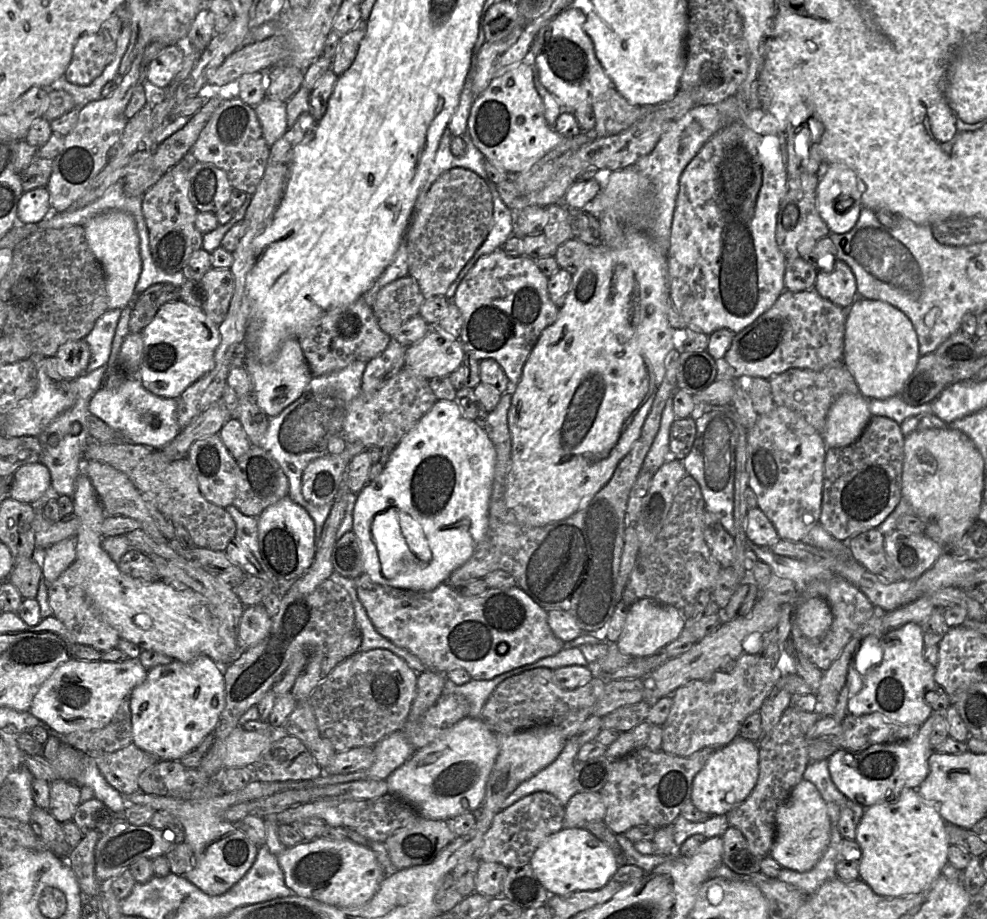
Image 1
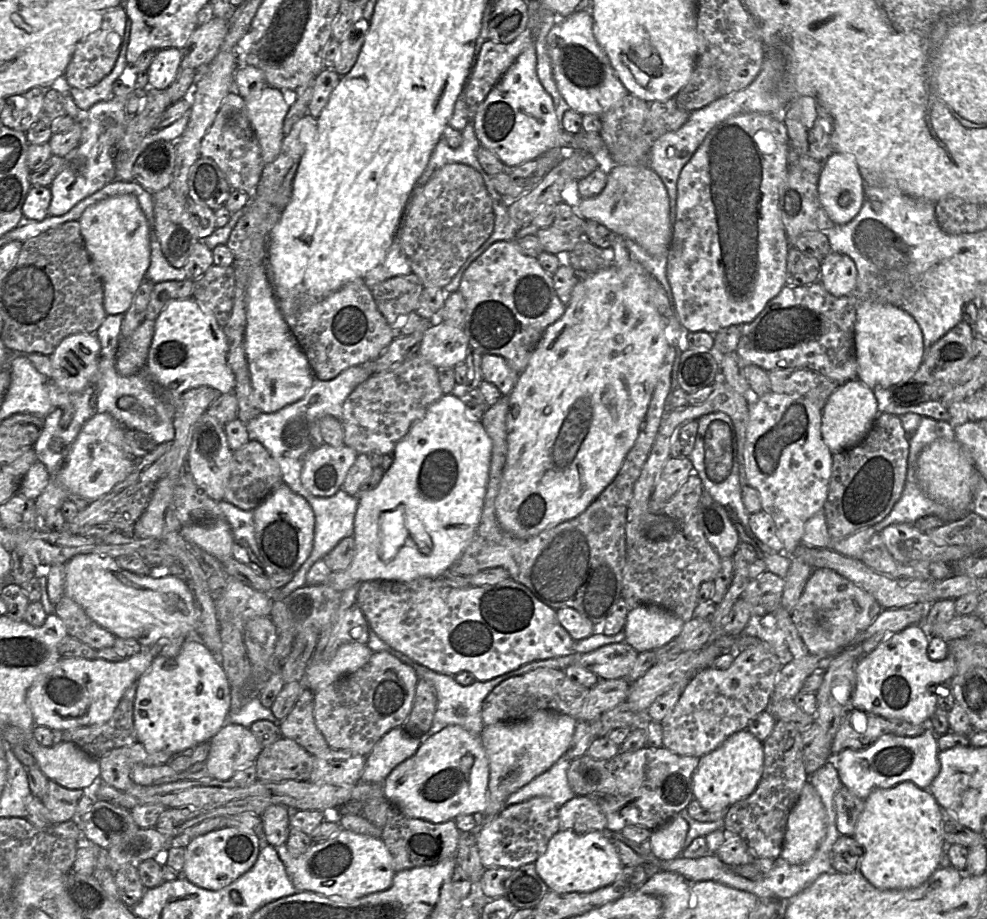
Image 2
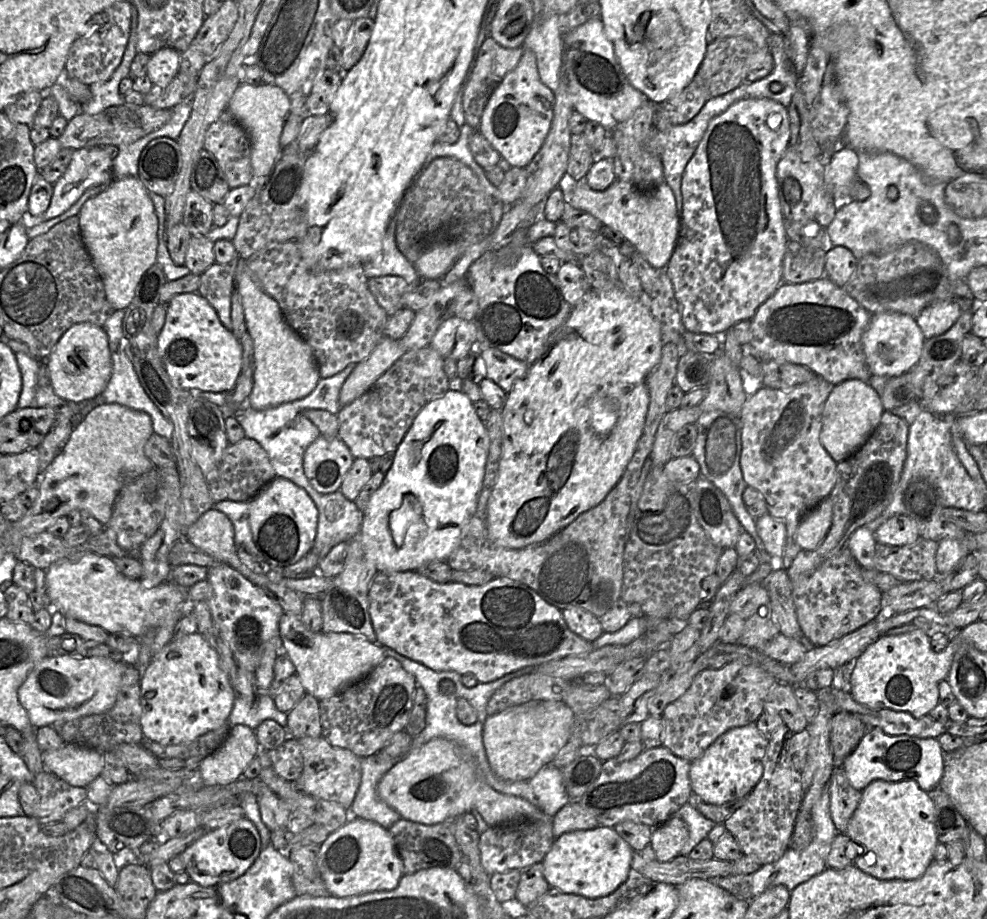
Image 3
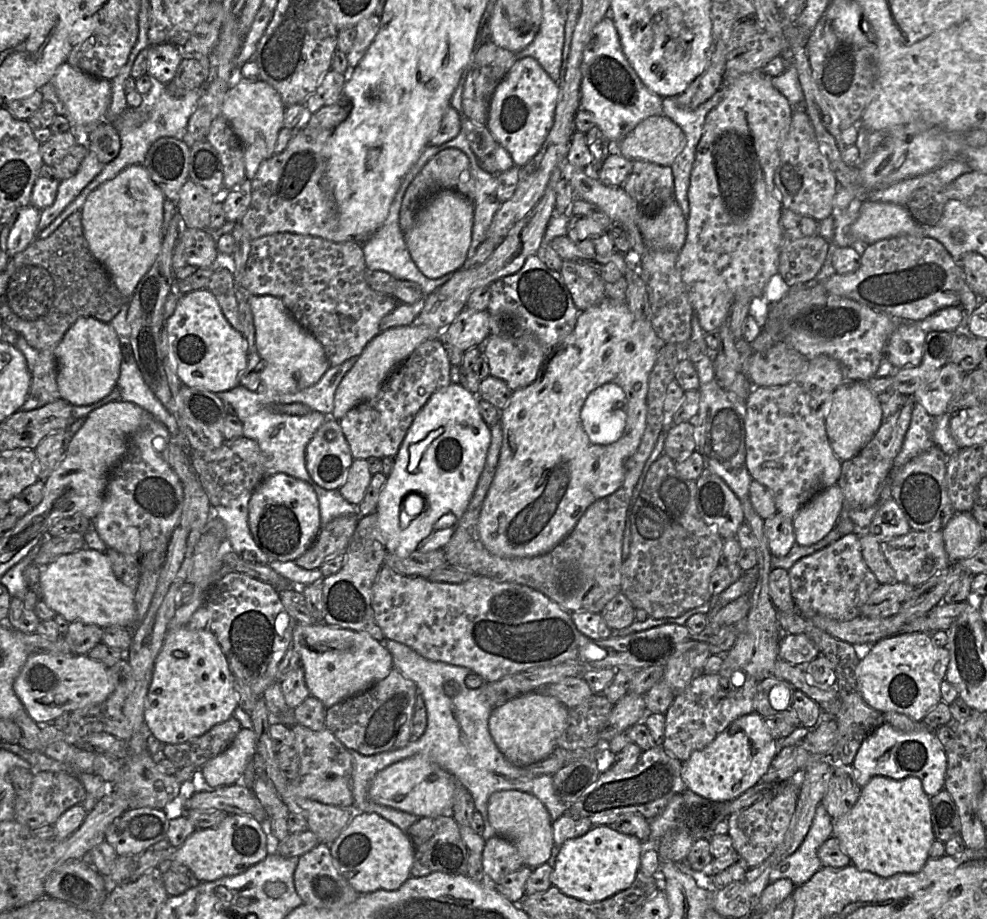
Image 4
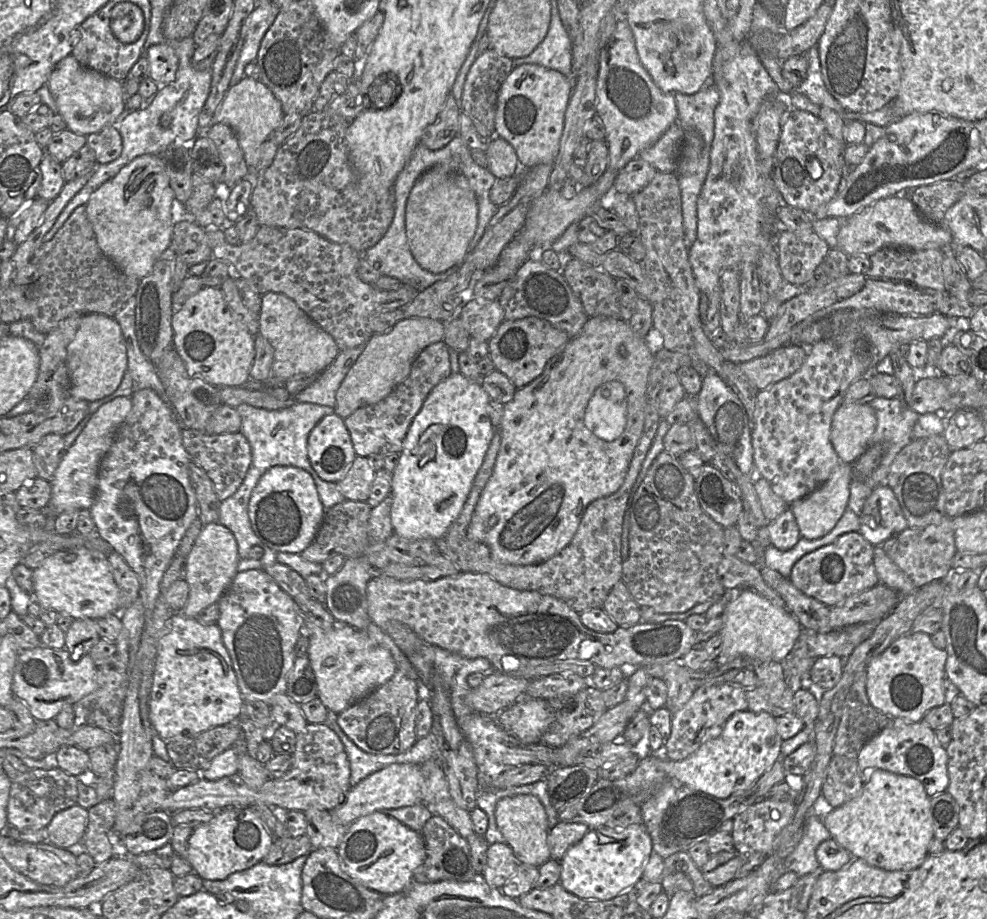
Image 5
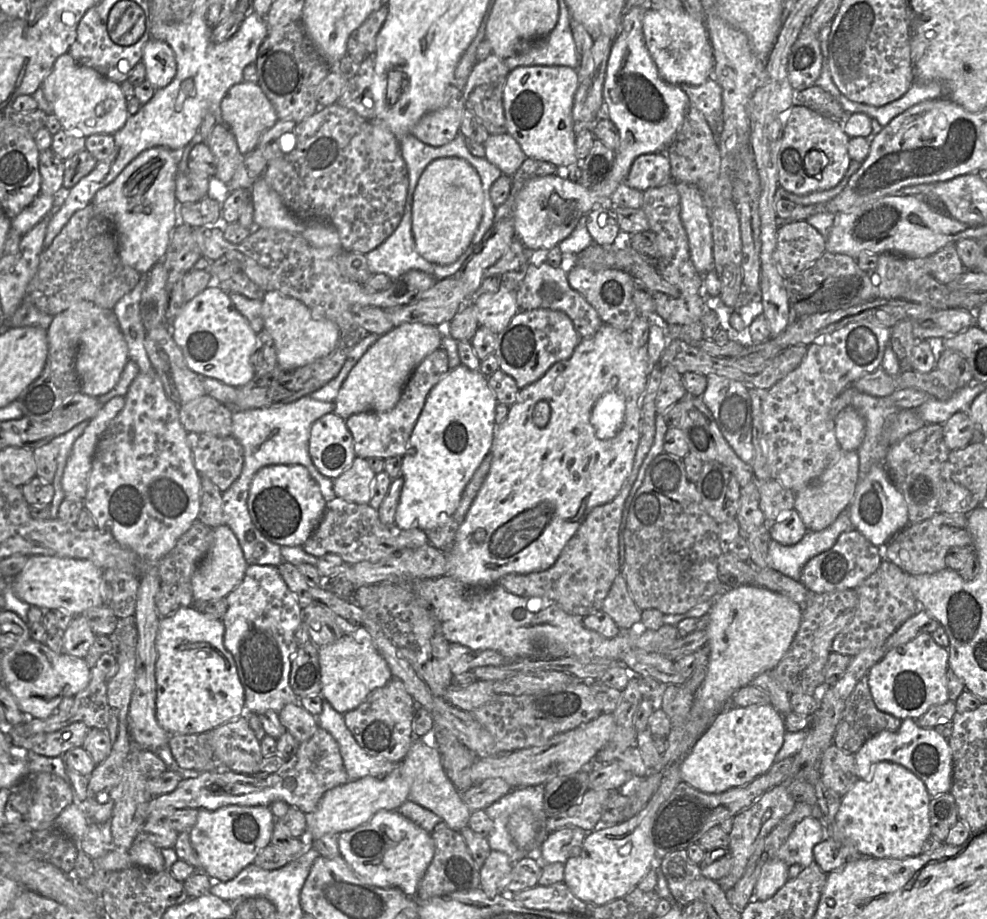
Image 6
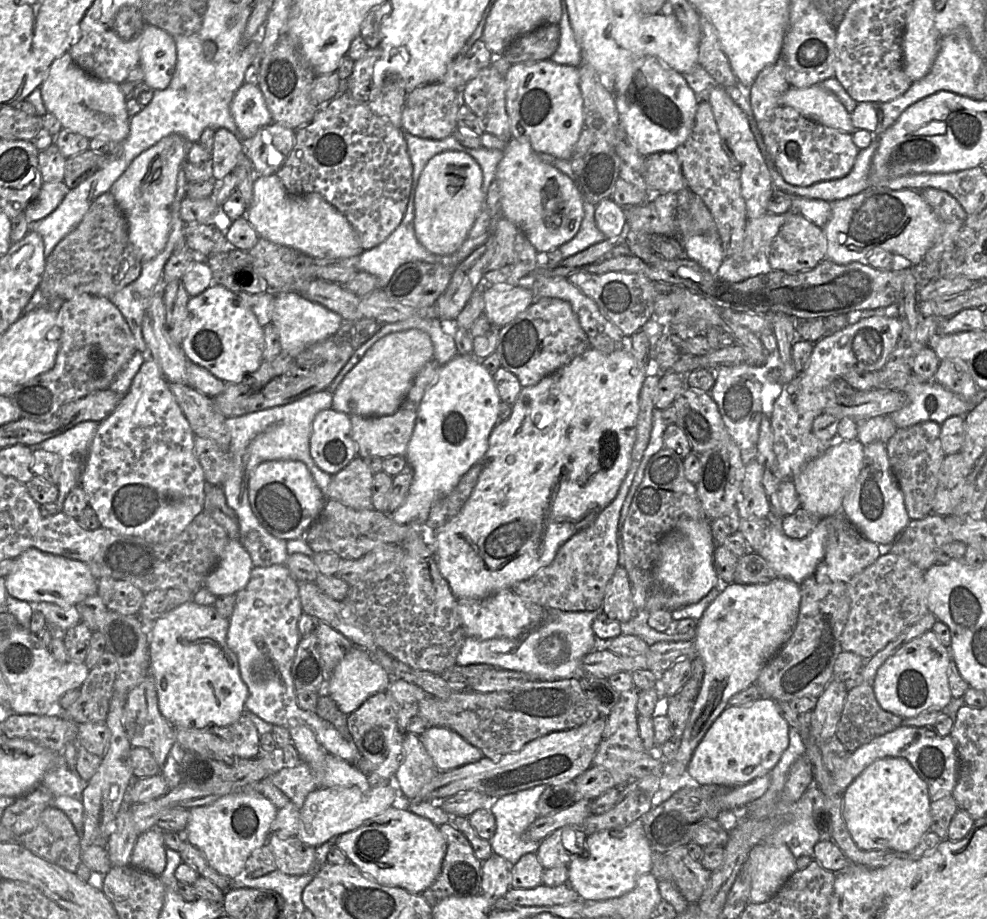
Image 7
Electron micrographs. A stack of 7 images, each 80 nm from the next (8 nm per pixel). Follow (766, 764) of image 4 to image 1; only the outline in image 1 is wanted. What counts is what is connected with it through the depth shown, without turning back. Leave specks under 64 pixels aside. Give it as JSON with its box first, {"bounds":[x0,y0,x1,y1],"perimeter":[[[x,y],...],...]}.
{"bounds":[691,737,759,815],"perimeter":[[[743,737],[735,738],[724,747],[719,747],[706,761],[692,782],[691,801],[700,811],[714,815],[726,815],[741,805],[754,789],[759,774],[759,746],[757,742]]]}

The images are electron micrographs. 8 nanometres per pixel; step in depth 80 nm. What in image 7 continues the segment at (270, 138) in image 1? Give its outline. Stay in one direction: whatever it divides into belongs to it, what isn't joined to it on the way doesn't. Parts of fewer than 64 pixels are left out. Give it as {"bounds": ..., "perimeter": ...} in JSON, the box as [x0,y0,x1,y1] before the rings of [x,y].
{"bounds":[230,83,273,141],"perimeter":[[[244,83],[232,99],[230,112],[243,141],[251,139],[260,127],[273,122],[258,84]]]}

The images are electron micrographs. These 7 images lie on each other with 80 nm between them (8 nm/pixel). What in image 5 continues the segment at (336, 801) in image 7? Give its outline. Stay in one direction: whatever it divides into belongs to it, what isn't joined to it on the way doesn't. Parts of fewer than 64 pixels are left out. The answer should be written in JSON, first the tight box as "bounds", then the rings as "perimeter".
{"bounds":[330,764,422,826],"perimeter":[[[391,764],[351,787],[345,801],[330,812],[336,822],[349,826],[357,819],[374,812],[422,804],[422,786],[420,765]]]}

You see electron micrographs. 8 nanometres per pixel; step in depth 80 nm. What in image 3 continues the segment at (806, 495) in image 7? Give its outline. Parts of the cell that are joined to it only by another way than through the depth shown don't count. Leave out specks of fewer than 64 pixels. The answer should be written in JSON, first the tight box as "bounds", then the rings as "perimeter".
{"bounds":[796,497,833,550],"perimeter":[[[827,497],[802,519],[796,532],[796,543],[802,550],[818,548],[826,538],[832,520],[833,504]]]}

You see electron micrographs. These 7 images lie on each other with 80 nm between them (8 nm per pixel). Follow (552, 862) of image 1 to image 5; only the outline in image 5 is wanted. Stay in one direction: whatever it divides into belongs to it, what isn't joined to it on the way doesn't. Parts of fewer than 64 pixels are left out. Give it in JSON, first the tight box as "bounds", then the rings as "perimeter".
{"bounds":[559,823,652,900],"perimeter":[[[644,823],[627,827],[604,824],[589,829],[579,842],[568,848],[560,860],[559,883],[583,900],[609,900],[627,891],[642,878],[652,852],[652,840]]]}

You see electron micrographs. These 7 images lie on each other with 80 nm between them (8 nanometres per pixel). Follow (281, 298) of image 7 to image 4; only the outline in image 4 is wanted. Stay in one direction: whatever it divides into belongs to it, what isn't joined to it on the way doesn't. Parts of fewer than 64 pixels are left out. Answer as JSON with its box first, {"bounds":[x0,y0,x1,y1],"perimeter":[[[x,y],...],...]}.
{"bounds":[248,294,330,393],"perimeter":[[[248,294],[248,303],[256,330],[256,348],[264,361],[261,383],[255,391],[296,393],[316,384],[330,368],[322,344],[294,319],[280,298],[272,295]]]}

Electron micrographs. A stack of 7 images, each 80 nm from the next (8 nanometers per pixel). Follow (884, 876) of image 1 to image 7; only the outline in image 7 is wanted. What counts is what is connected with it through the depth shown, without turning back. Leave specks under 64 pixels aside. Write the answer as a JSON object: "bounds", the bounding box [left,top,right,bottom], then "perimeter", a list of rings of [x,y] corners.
{"bounds":[842,757,931,852],"perimeter":[[[902,757],[874,761],[842,795],[842,816],[856,845],[862,850],[909,852],[930,831],[931,799],[926,782]]]}

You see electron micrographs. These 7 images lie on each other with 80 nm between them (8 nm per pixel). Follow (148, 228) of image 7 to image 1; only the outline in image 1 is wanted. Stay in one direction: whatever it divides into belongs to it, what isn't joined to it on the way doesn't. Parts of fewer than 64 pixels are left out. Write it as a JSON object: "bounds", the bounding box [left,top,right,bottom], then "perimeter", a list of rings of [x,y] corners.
{"bounds":[84,212,142,309],"perimeter":[[[123,212],[103,213],[89,220],[84,230],[89,248],[105,273],[108,309],[123,309],[132,305],[142,269],[140,238],[134,219]]]}

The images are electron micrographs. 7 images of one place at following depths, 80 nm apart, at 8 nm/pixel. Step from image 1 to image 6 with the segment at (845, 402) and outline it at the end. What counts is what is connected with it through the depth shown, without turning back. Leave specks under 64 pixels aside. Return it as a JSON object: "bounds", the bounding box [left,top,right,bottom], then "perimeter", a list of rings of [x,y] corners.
{"bounds":[835,406,865,451],"perimeter":[[[851,406],[844,408],[835,418],[835,436],[839,448],[857,451],[865,437],[865,421]]]}

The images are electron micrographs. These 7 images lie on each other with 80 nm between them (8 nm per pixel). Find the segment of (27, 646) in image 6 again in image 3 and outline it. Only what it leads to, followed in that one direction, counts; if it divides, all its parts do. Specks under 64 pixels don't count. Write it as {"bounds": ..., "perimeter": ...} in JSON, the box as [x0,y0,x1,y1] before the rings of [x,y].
{"bounds":[18,657,128,728],"perimeter":[[[47,657],[29,673],[18,689],[18,697],[35,728],[52,727],[58,721],[70,721],[82,716],[104,713],[111,709],[116,702],[122,676],[127,665],[128,663],[123,660],[115,662],[100,657]]]}

